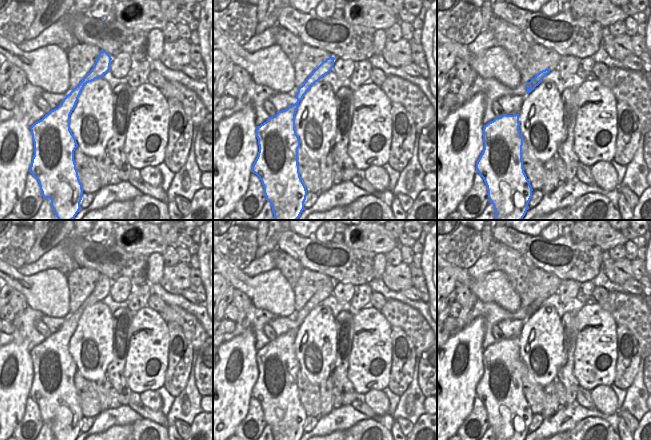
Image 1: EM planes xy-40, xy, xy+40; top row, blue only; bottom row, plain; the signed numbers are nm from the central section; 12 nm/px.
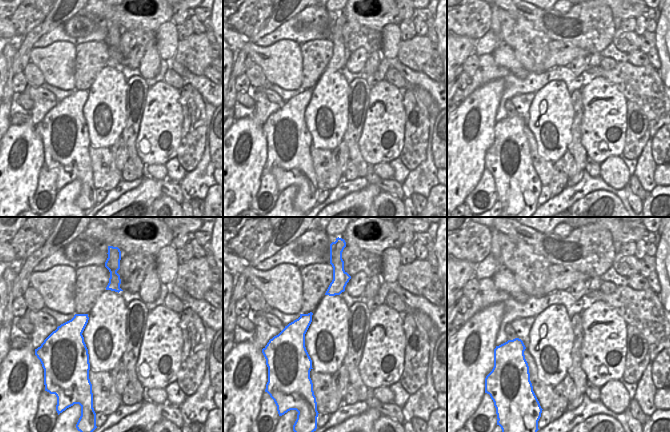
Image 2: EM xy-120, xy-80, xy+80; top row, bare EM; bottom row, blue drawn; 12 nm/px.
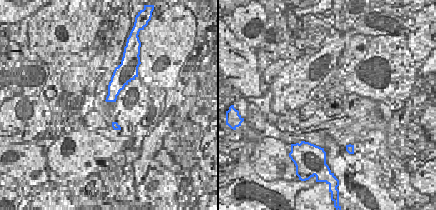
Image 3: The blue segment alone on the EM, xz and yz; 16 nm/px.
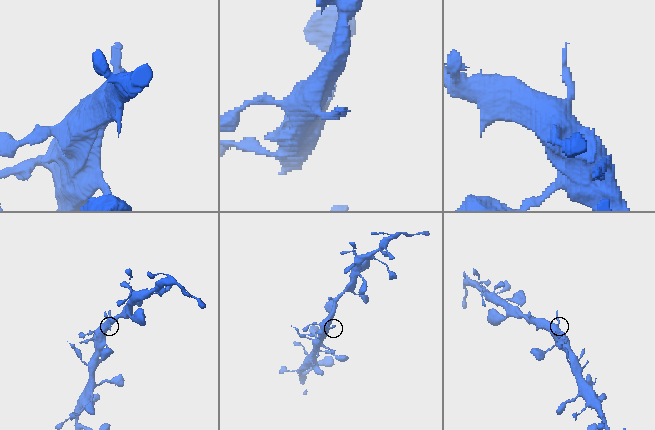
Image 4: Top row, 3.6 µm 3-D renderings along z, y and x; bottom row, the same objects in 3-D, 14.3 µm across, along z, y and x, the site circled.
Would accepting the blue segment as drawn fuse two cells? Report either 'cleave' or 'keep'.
keep

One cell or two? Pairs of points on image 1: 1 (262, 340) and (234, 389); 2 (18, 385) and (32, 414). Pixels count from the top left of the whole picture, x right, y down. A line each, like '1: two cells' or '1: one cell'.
1: two cells
2: two cells

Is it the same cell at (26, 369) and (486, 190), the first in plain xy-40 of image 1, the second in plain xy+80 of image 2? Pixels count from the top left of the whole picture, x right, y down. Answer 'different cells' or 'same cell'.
different cells

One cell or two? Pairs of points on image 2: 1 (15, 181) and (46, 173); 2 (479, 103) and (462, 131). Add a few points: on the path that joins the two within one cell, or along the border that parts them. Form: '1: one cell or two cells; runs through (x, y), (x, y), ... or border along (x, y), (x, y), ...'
1: two cells; border along (44, 165), (38, 176), (38, 184), (33, 198)
2: one cell; runs through (472, 108), (464, 119), (463, 124)

